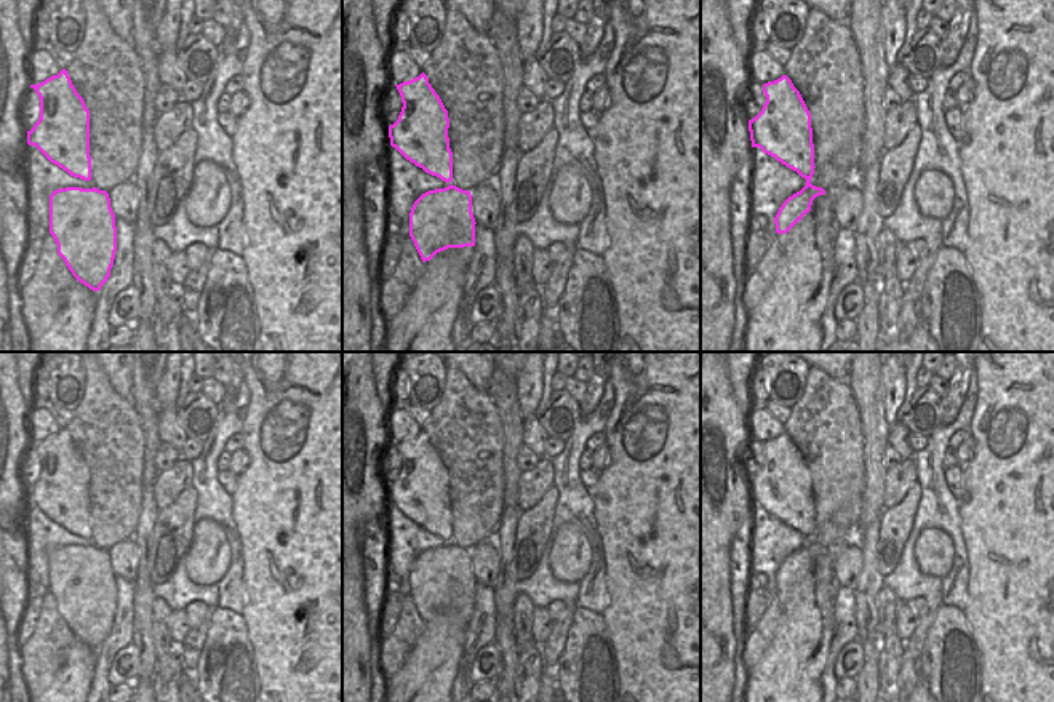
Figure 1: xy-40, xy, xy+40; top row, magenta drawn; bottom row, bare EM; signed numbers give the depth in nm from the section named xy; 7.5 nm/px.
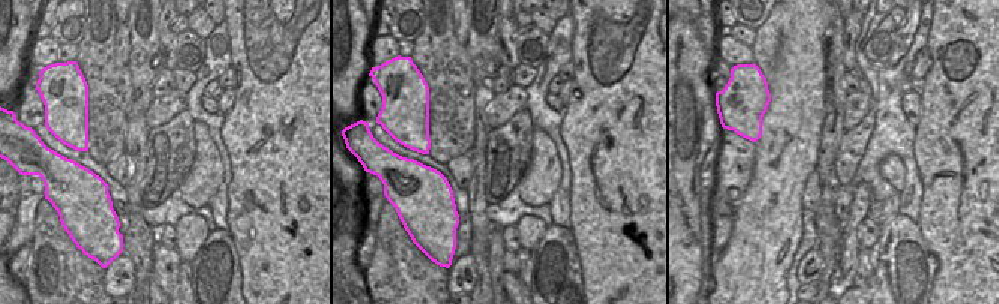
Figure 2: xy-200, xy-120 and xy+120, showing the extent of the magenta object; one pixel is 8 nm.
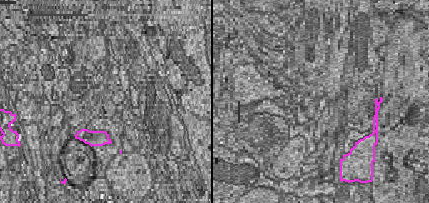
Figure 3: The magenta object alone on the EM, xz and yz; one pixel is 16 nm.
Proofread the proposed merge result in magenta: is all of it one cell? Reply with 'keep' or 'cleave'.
keep

